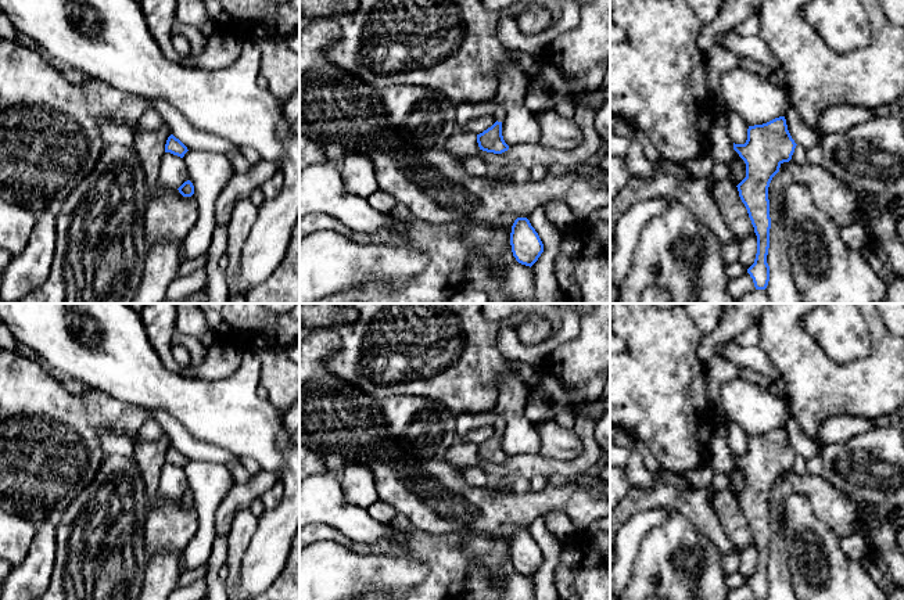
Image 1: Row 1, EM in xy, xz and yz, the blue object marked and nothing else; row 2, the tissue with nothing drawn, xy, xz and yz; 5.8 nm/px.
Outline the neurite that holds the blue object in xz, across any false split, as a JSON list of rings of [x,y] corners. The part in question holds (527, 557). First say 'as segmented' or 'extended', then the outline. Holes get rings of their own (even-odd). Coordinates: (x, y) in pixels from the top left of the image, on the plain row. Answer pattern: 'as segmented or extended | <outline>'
as segmented | [[[517,528],[510,543],[512,563],[516,571],[532,576],[544,563],[544,554],[527,528]]]

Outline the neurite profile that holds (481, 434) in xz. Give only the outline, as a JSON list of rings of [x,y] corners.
[[[484,425],[477,430],[470,431],[464,436],[458,438],[459,442],[471,442],[476,445],[483,443],[496,432],[495,425]]]

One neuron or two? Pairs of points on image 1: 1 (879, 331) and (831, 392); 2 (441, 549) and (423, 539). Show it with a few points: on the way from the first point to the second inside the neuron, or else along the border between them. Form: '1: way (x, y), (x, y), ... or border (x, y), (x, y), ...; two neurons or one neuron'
1: way (879, 349), (879, 354), (849, 384); one neuron
2: way (437, 549), (427, 543); one neuron

